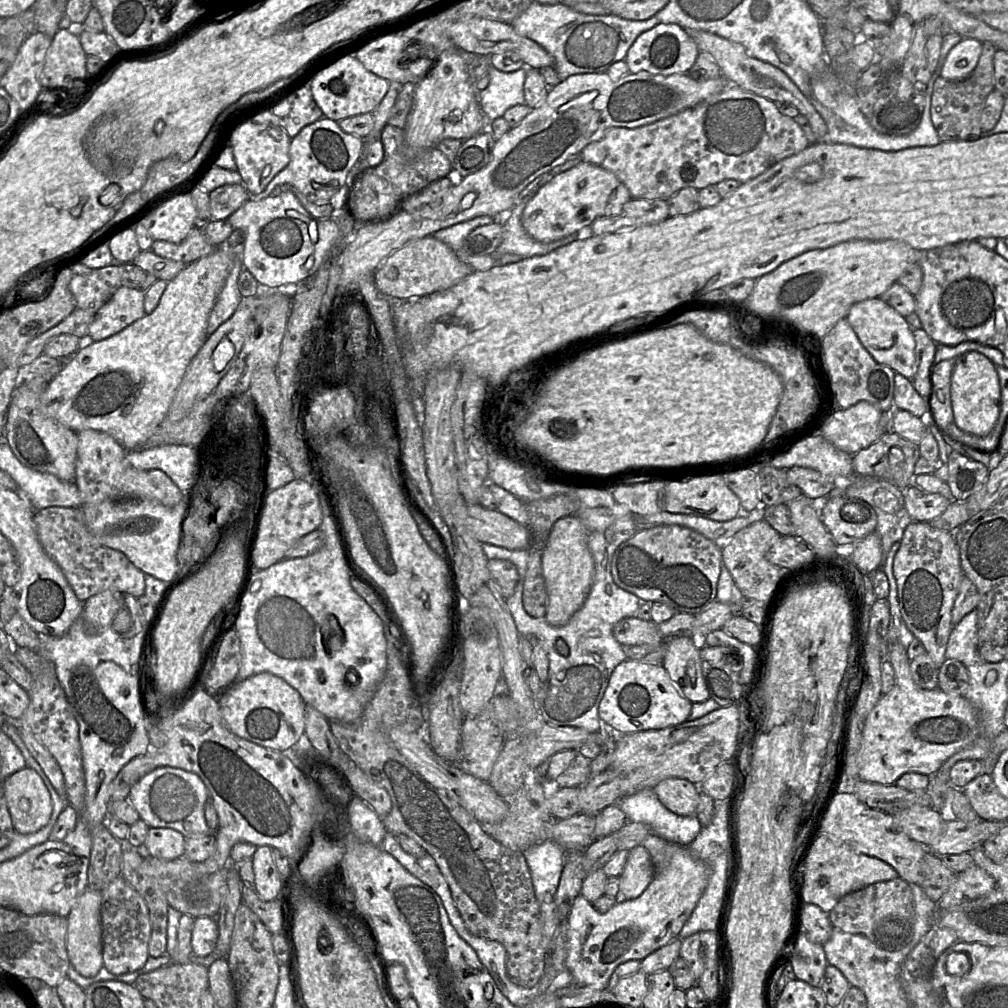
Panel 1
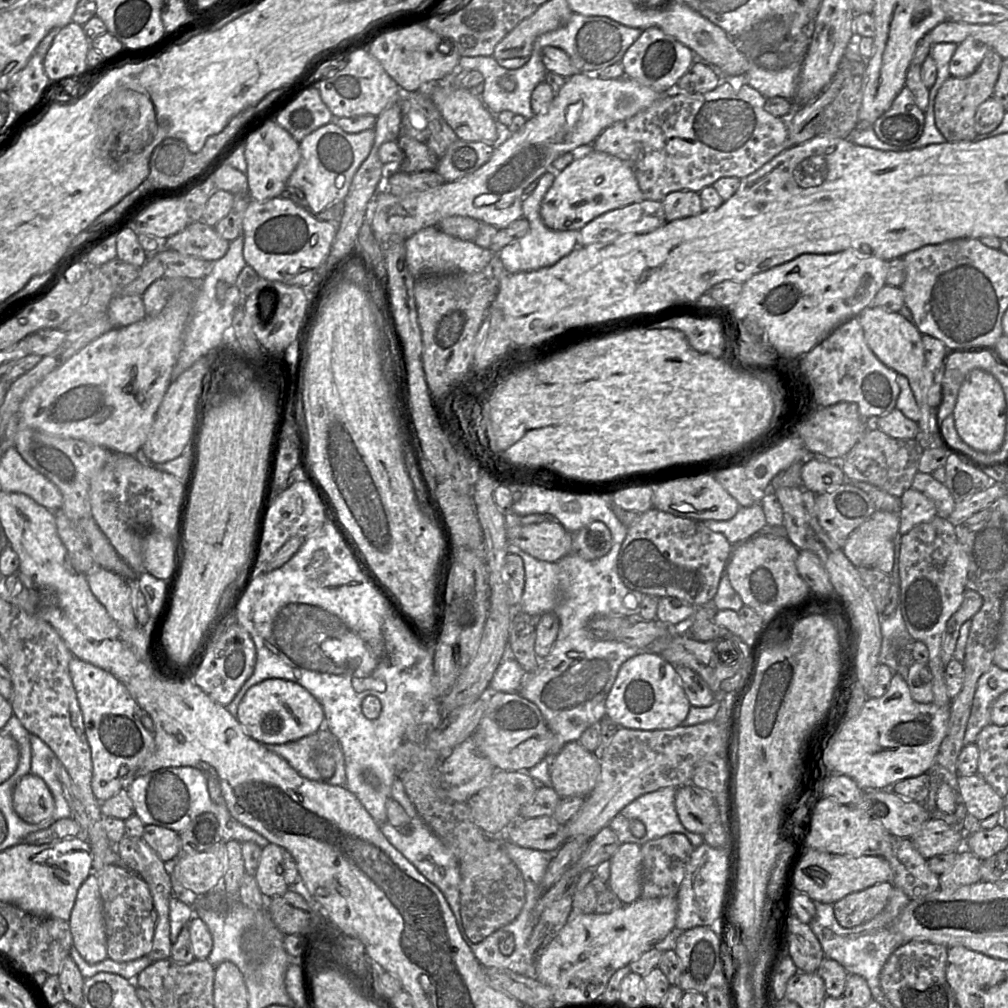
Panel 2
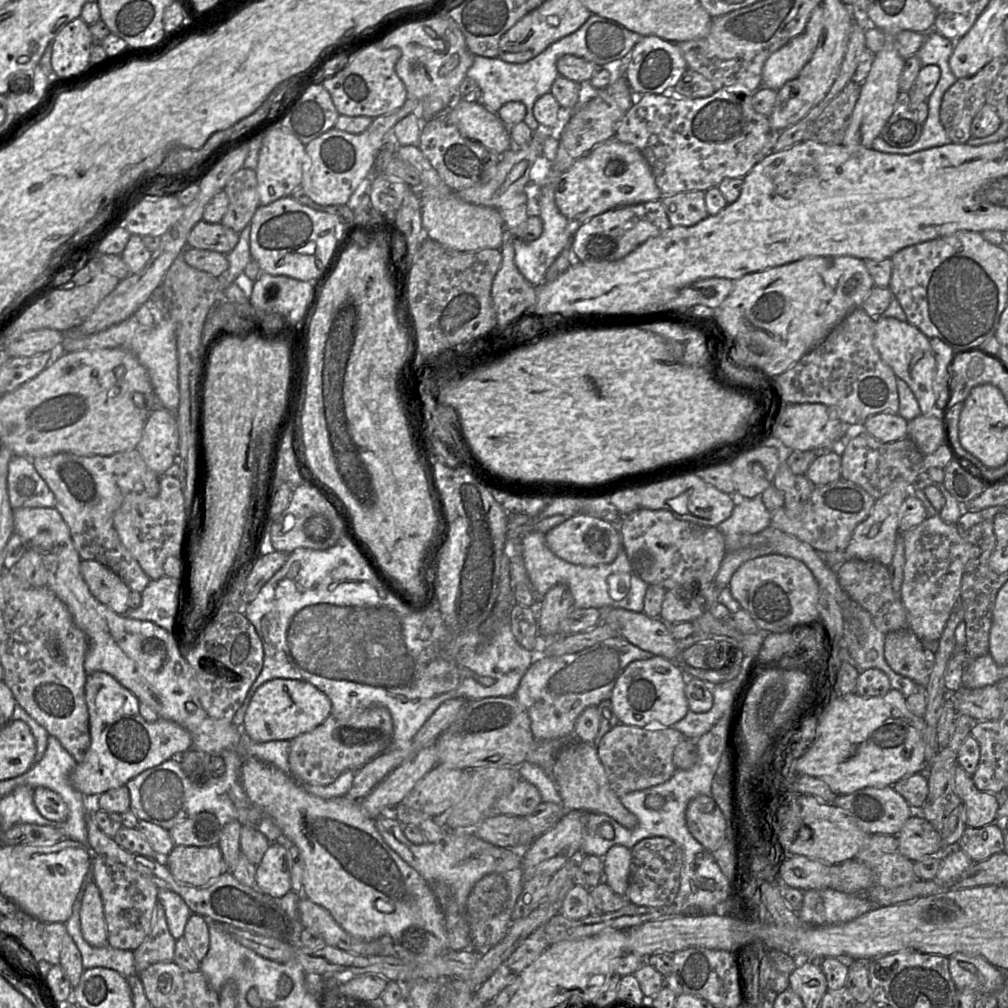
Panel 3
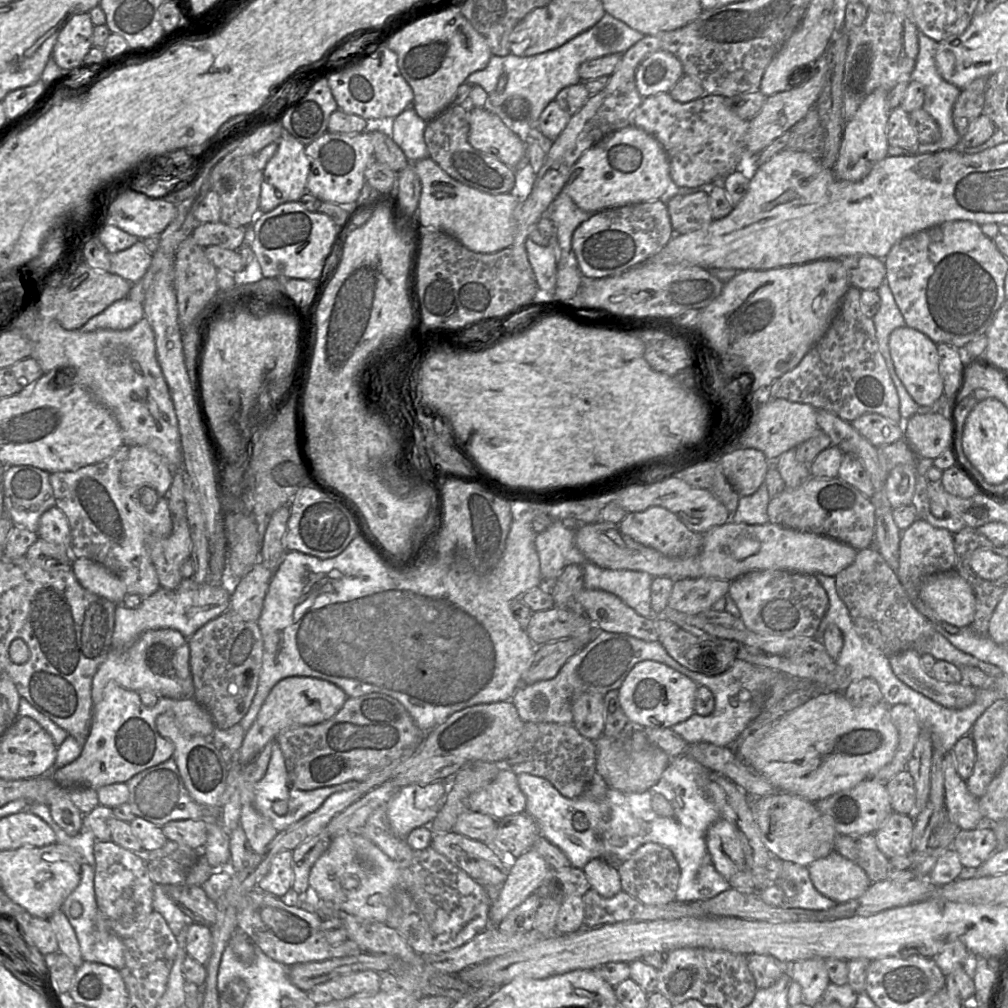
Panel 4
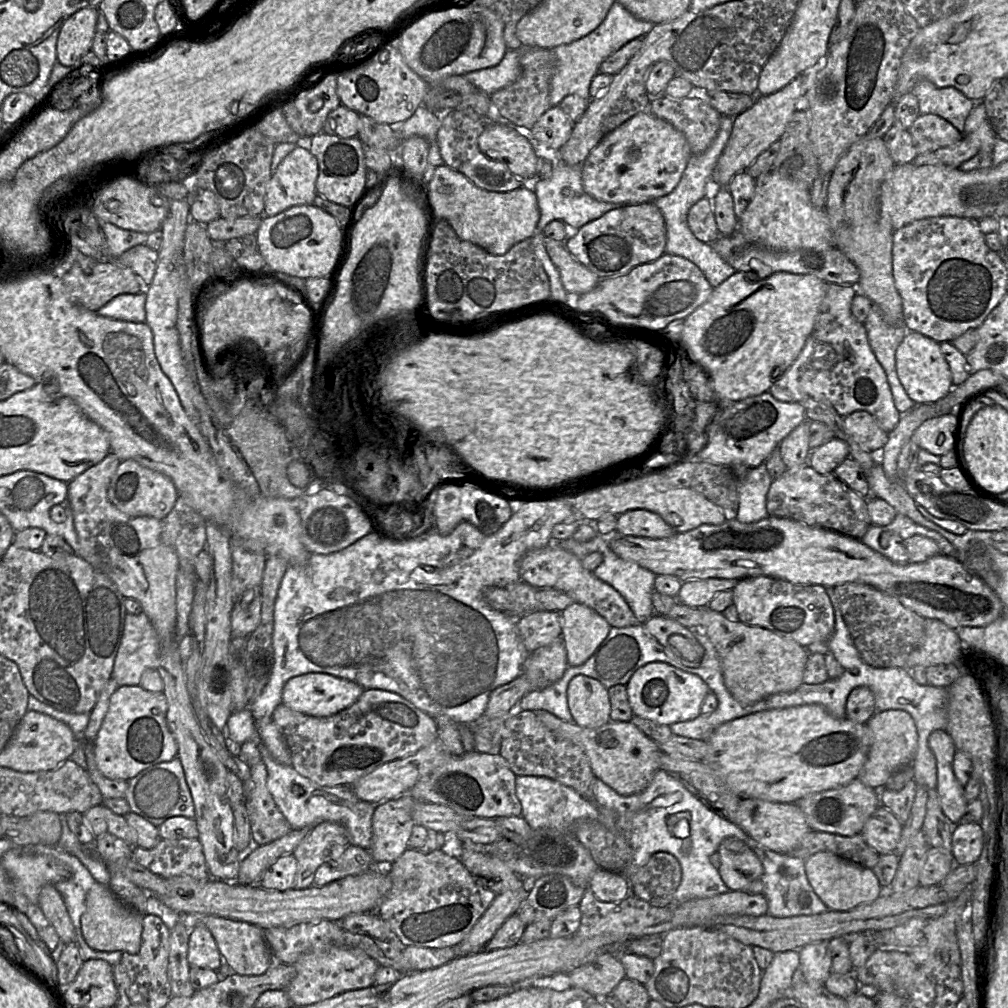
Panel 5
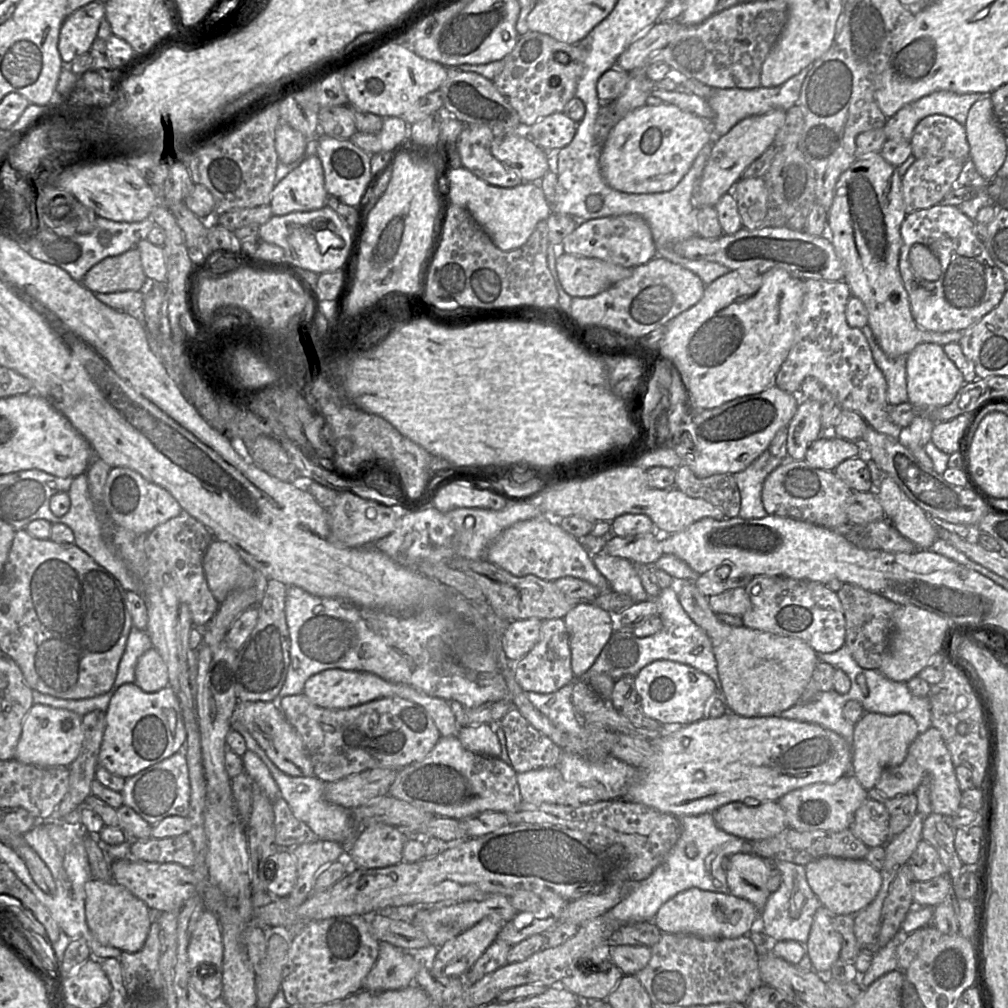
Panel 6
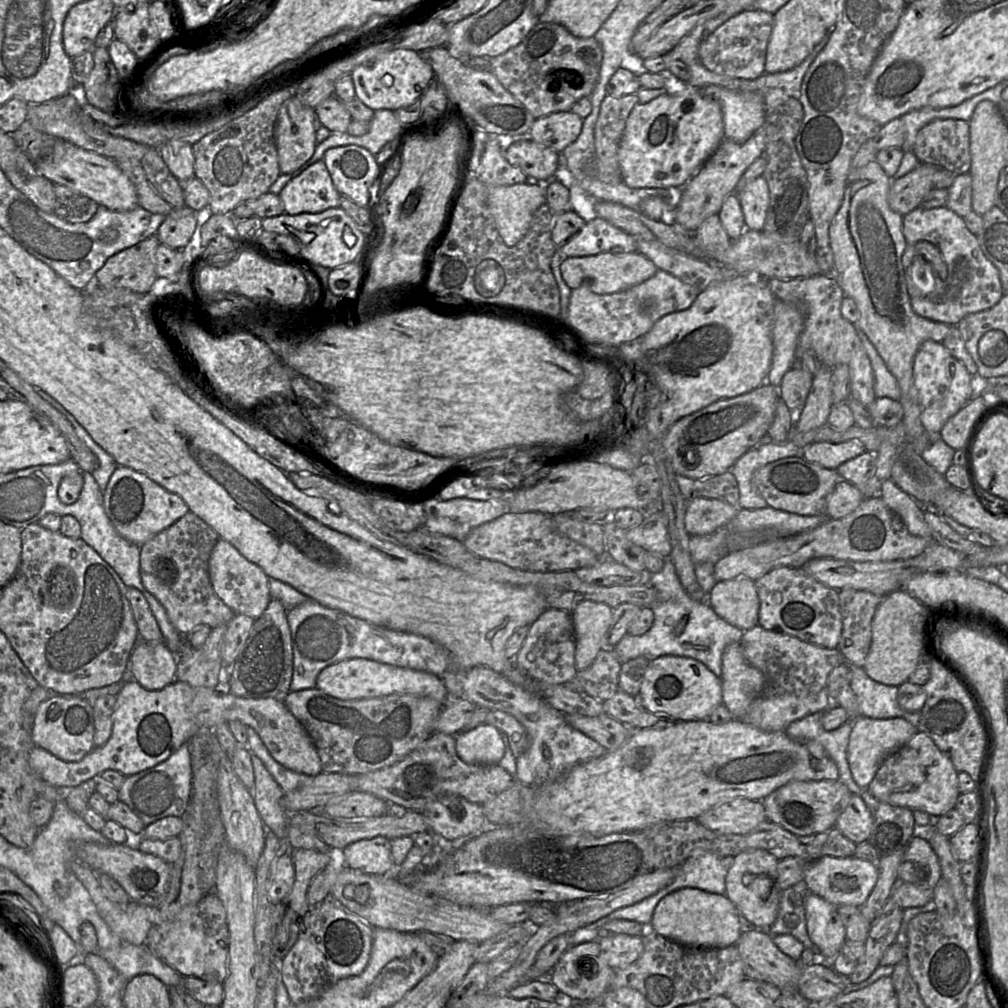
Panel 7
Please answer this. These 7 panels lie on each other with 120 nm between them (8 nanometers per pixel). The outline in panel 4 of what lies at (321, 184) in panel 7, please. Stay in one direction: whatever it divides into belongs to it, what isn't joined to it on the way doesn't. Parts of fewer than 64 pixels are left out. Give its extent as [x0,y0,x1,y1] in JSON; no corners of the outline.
[259,132,310,213]

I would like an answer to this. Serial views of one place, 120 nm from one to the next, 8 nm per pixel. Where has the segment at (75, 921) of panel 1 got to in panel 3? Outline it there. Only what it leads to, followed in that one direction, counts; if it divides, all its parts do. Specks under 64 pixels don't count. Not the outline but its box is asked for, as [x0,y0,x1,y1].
[79,881,107,948]

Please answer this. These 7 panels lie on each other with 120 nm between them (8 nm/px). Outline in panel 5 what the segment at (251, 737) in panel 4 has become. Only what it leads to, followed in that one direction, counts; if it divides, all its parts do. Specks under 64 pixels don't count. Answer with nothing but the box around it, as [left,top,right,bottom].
[282,673,365,717]

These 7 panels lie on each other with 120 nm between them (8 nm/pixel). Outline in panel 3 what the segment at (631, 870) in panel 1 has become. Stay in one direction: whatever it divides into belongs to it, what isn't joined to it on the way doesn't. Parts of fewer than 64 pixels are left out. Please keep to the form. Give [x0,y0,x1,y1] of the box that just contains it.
[604,845,632,896]

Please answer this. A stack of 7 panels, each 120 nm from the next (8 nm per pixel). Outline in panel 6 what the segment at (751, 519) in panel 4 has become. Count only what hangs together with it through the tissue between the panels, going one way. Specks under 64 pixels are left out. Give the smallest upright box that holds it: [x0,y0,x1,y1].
[733,449,783,518]

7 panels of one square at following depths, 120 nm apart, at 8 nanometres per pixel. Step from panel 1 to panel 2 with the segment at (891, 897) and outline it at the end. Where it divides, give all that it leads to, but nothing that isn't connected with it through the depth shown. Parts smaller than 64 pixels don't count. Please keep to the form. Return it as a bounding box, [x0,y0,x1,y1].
[834,882,894,927]

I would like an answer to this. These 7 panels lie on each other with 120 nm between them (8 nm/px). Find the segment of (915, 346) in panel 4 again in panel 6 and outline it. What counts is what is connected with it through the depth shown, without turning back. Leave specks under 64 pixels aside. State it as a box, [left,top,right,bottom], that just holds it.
[906,342,964,407]

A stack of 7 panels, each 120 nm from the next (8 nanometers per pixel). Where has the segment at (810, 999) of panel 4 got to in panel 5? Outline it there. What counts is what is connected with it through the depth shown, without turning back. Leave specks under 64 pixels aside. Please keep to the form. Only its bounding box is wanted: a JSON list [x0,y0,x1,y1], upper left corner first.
[799,941,831,985]

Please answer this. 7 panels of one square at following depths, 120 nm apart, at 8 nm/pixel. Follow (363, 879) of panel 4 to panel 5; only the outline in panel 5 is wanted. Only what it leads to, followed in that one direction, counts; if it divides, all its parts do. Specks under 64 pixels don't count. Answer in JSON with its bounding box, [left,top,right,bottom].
[313,845,377,887]

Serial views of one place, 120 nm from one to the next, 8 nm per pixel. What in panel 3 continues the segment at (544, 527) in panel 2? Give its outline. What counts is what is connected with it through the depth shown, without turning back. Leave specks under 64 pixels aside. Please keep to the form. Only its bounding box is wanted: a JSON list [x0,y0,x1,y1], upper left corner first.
[545,514,623,566]

